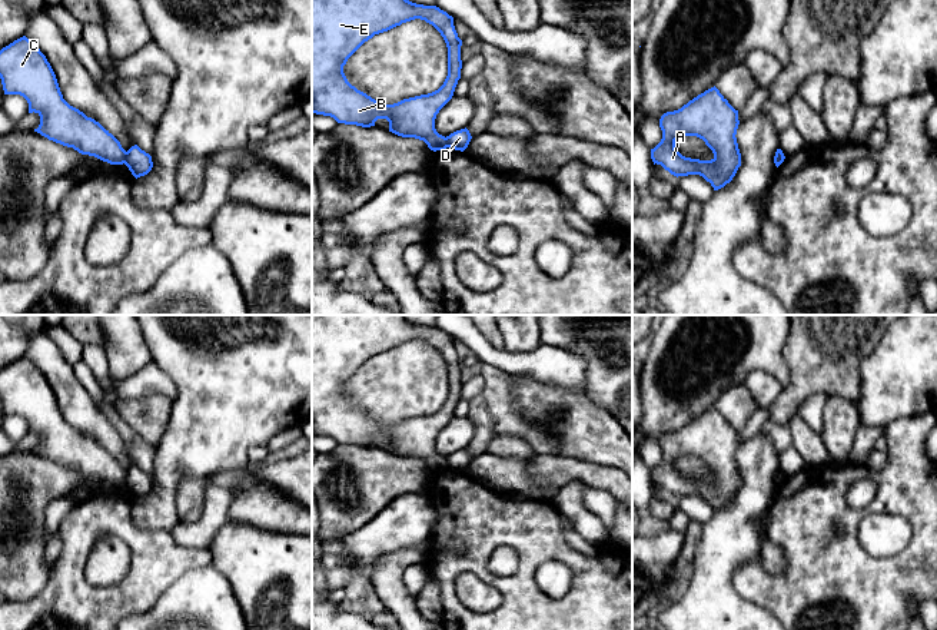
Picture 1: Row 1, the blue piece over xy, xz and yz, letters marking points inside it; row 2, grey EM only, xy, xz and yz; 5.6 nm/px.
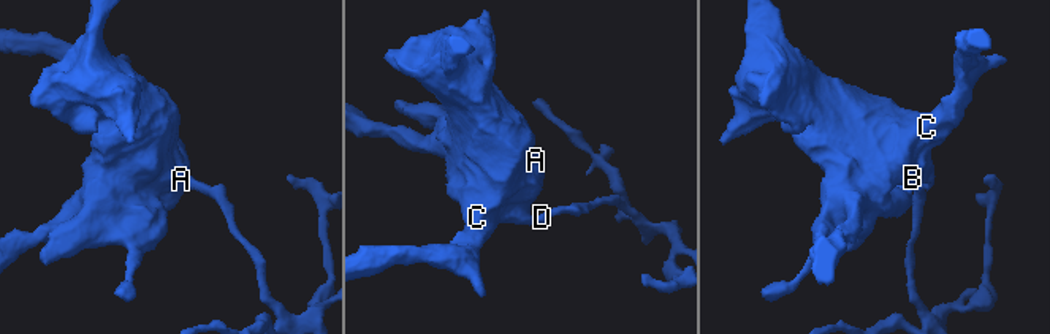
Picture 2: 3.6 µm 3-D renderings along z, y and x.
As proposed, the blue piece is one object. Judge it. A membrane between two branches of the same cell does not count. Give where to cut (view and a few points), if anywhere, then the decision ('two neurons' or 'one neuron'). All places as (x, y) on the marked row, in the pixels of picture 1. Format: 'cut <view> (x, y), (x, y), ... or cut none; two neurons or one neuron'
cut xy (128, 152), (123, 162); two neurons

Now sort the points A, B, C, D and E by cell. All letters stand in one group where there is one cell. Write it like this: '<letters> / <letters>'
A B C E / D

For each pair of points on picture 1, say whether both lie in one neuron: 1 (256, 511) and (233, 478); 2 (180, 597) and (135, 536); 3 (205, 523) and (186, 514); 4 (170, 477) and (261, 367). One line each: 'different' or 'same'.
1: same
2: different
3: different
4: same

